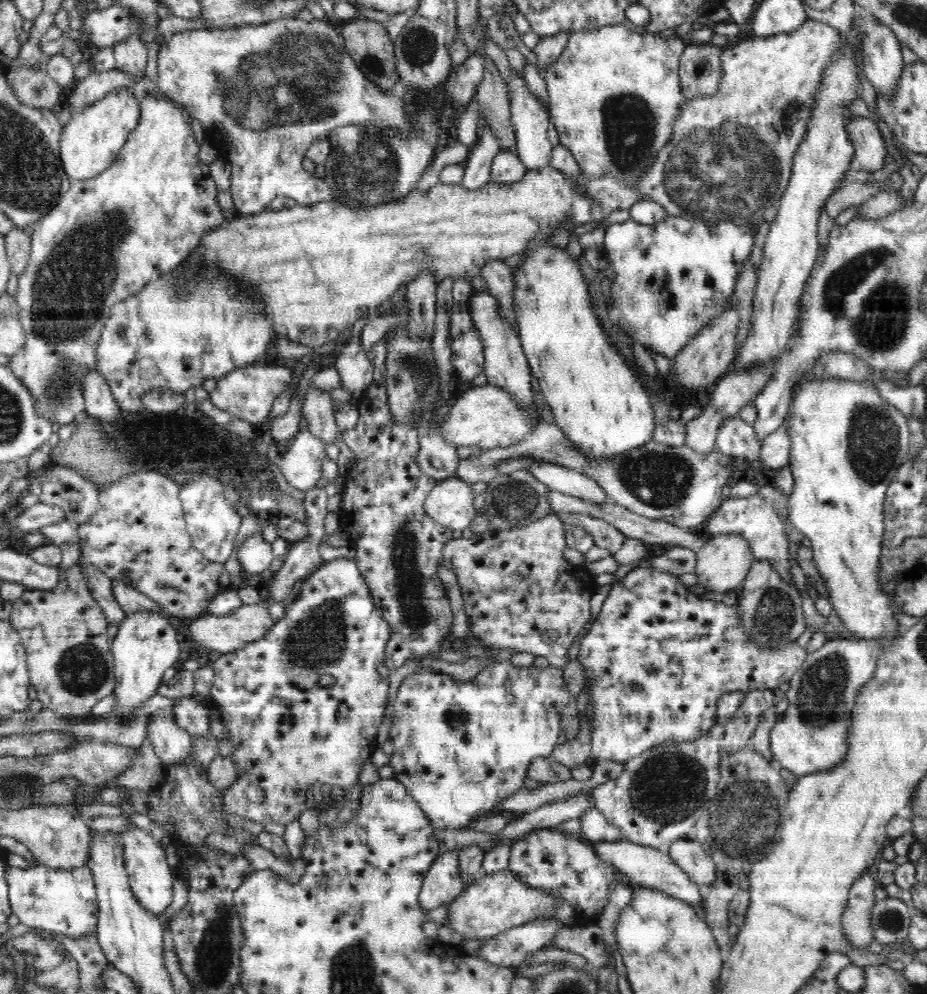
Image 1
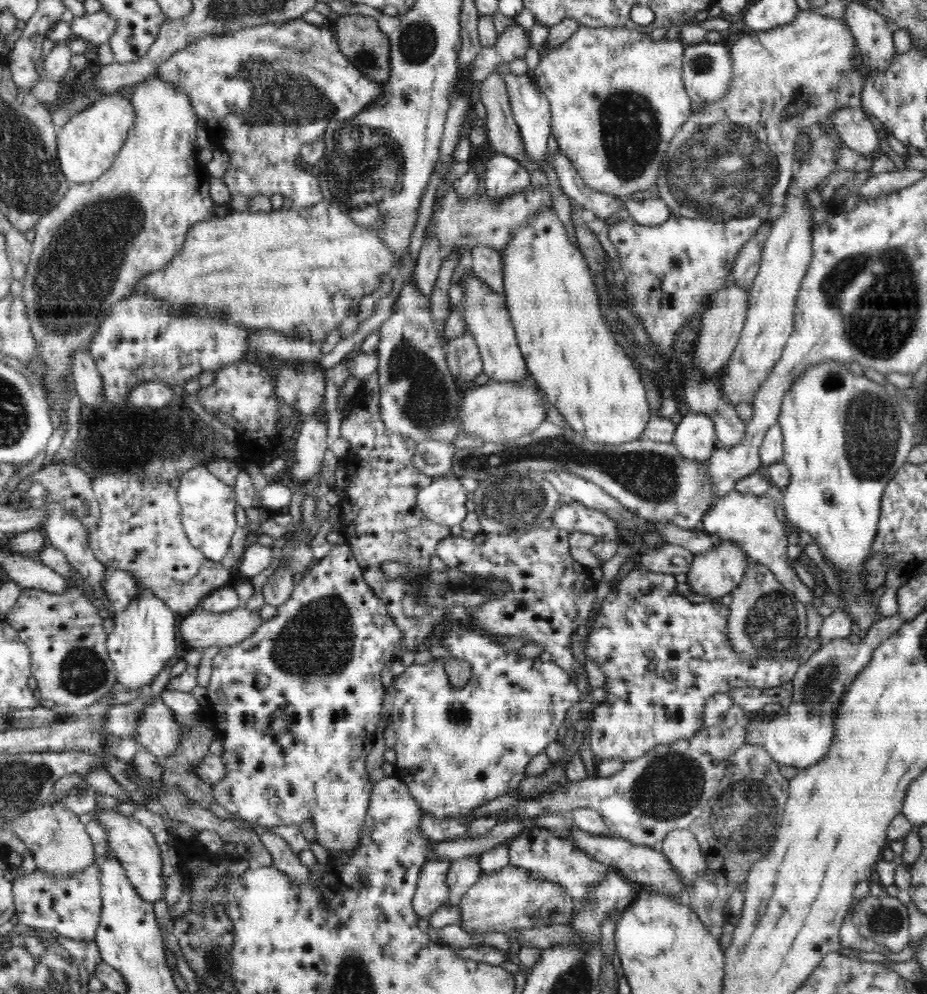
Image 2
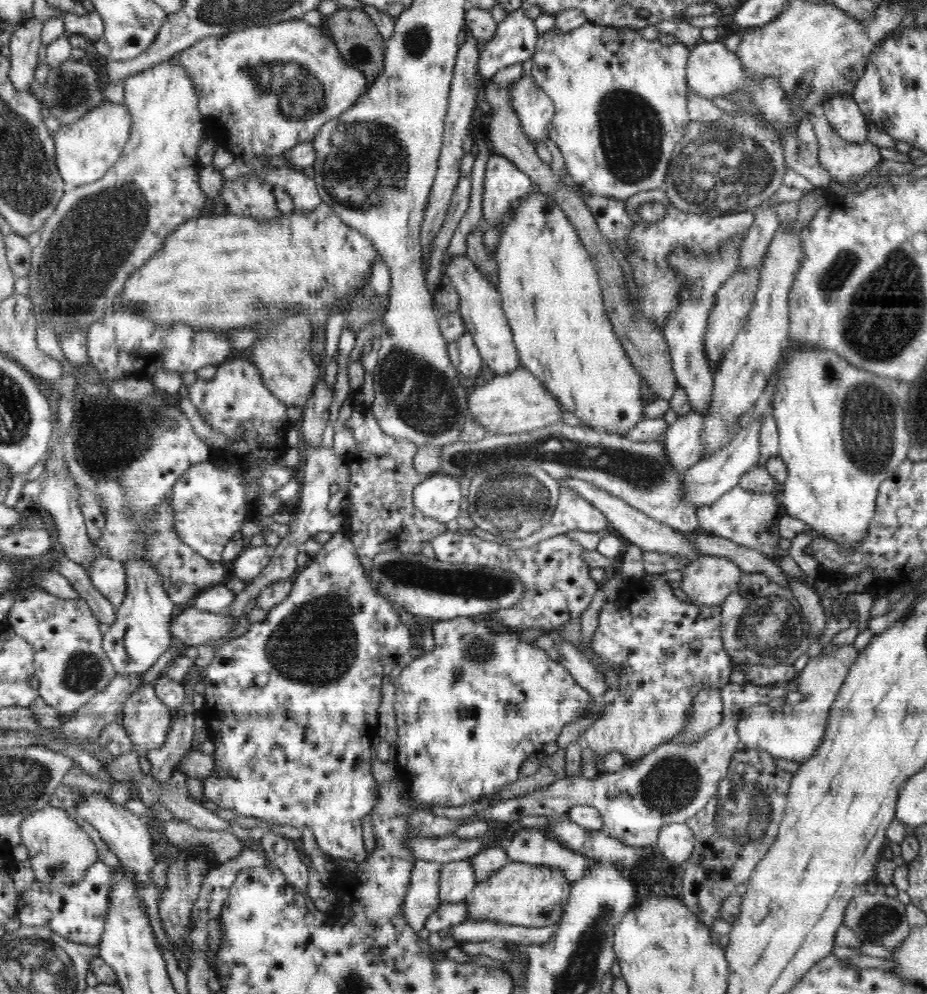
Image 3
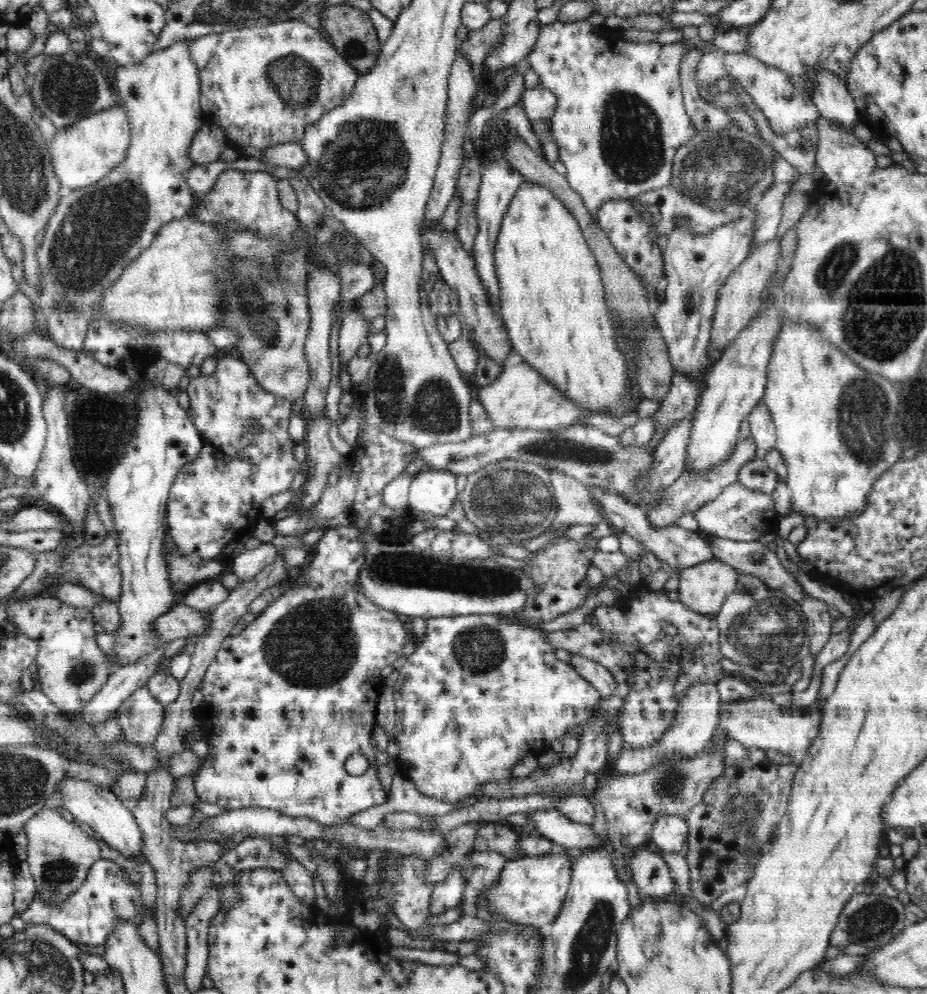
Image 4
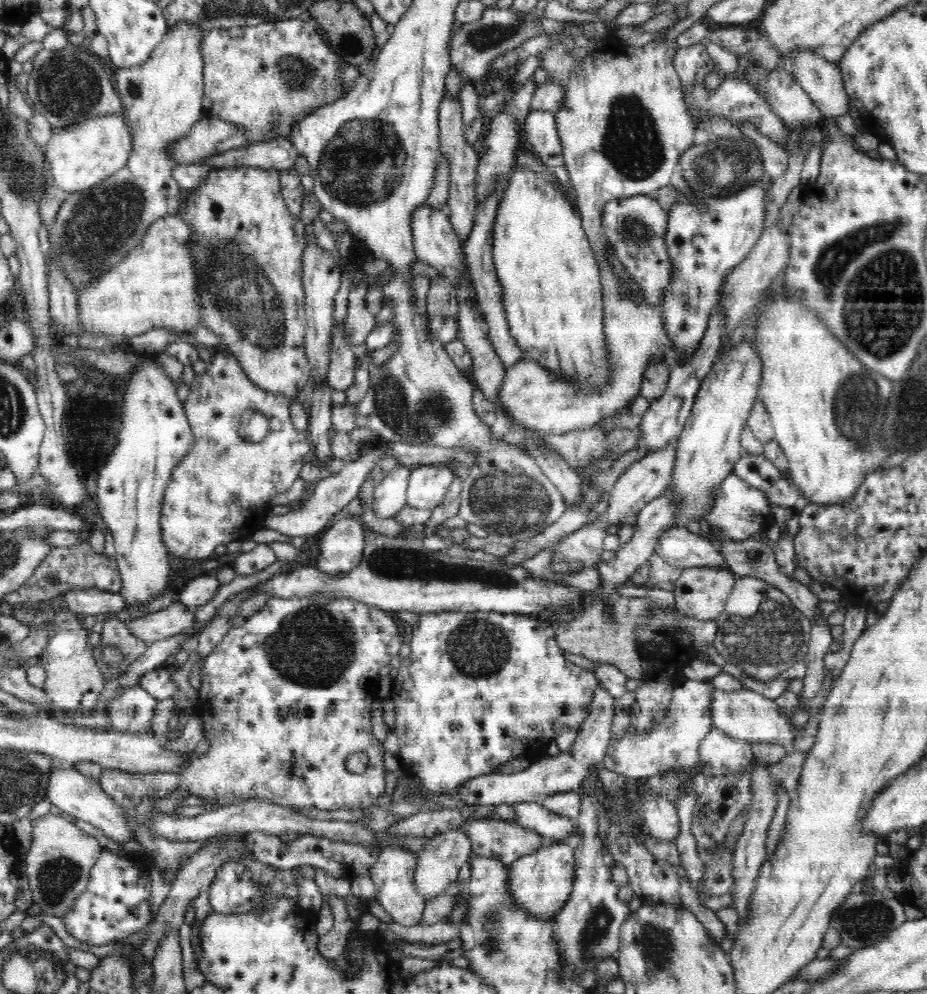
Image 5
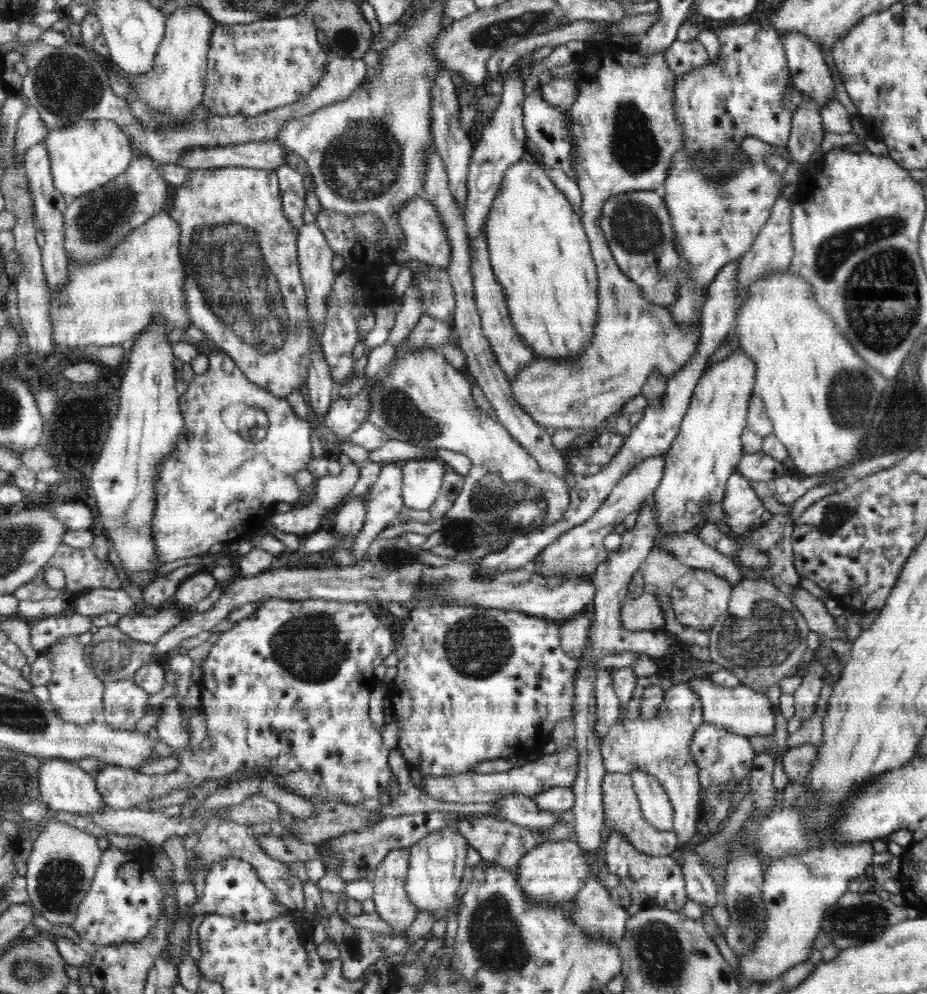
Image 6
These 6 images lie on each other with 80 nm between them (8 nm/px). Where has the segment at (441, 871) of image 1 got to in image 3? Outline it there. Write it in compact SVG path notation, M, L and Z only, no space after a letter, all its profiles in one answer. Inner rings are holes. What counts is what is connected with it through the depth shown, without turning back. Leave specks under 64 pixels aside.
M415 860L408 896L404 899L404 919L408 927L425 933L425 922L440 906L438 884L442 863Z

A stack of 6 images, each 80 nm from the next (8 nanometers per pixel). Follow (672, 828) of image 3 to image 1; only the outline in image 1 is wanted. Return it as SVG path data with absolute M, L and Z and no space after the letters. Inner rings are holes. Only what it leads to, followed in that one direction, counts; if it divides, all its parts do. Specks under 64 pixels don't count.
M680 837L667 844L669 857L678 865L690 881L698 885L716 884L715 862L704 852L696 839Z

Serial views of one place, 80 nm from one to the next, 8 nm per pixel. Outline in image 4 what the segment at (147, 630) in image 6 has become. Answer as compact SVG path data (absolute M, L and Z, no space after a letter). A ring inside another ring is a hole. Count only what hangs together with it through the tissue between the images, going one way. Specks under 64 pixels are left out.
M179 603L153 620L153 628L161 642L167 644L176 638L191 637L195 641L209 629L210 623L211 618L205 620L202 611Z

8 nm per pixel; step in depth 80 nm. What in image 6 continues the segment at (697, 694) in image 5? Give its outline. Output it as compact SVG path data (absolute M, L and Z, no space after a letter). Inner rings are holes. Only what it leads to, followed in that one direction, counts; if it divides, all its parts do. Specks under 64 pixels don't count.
M681 682L678 685L670 687L665 691L662 704L658 707L658 712L651 719L619 719L608 729L606 736L601 738L599 744L603 753L603 763L607 772L621 772L630 774L631 770L640 769L646 773L650 773L661 782L666 789L667 795L674 807L673 829L678 833L678 846L684 846L690 838L697 834L698 807L701 802L699 770L695 760L689 751L691 736L694 734L695 728L704 723L702 714L702 705L698 697L693 693L688 682ZM688 849L680 857L684 858L682 873L685 877L687 898L710 907L710 910L716 907L720 903L721 895L698 854Z

